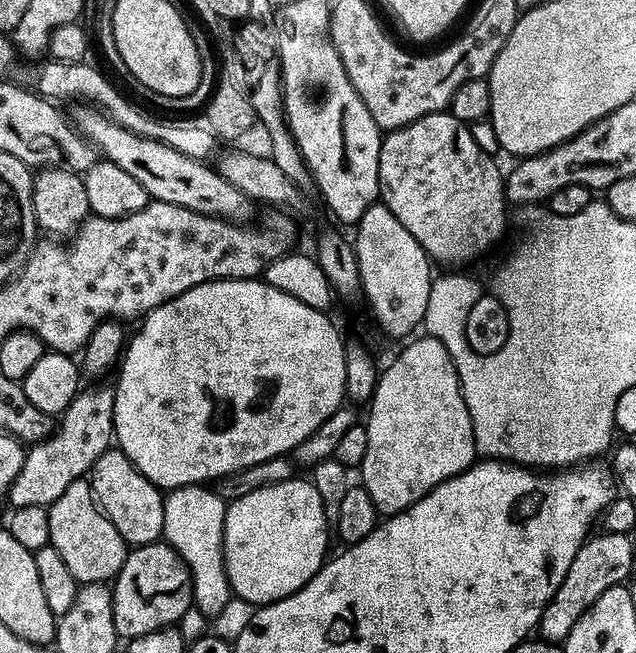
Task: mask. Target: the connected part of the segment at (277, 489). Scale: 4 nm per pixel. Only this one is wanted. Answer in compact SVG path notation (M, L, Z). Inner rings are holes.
M300 479L262 486L228 504L224 523L226 570L233 593L253 606L272 604L306 586L329 555L330 521L320 491L311 479Z

